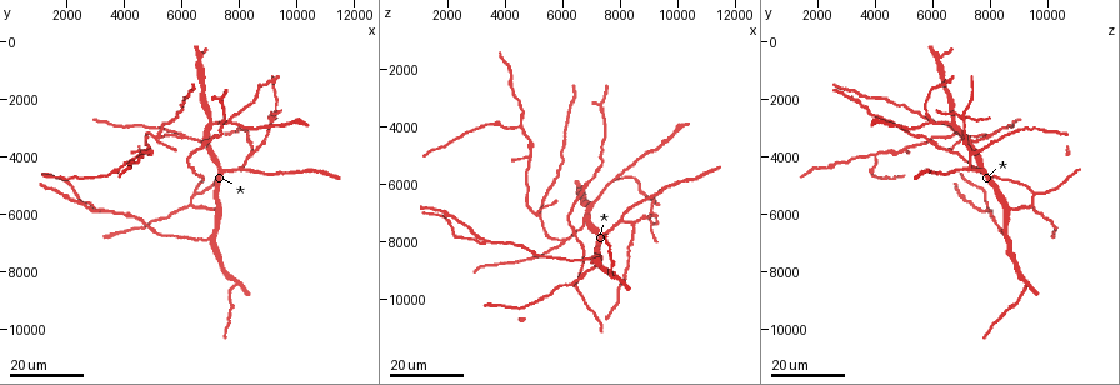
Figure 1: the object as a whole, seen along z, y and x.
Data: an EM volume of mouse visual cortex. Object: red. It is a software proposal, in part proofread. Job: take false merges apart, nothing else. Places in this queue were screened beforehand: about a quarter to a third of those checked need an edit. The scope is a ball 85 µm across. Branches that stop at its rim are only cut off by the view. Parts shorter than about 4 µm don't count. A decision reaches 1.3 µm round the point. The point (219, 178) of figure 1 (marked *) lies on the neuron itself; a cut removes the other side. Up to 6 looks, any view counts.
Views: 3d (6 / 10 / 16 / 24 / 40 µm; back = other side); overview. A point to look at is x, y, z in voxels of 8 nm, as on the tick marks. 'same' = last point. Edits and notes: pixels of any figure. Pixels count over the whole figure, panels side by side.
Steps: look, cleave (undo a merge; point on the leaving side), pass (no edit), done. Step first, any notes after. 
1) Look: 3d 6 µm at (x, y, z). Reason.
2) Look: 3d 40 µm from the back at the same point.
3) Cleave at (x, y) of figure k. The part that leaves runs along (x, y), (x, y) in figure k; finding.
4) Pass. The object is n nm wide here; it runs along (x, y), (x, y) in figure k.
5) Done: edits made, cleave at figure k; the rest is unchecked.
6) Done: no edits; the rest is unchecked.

Look: 3d 24 µm at (7700, 2700, 6000).

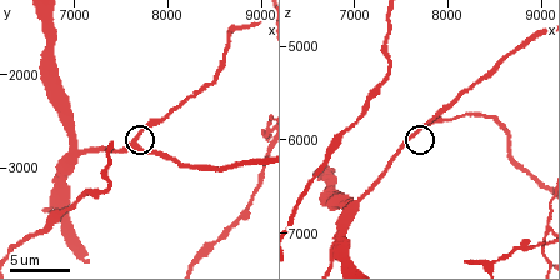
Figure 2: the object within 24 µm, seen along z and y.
Look: 3d 6 µm at (7650, 2700, 5950).

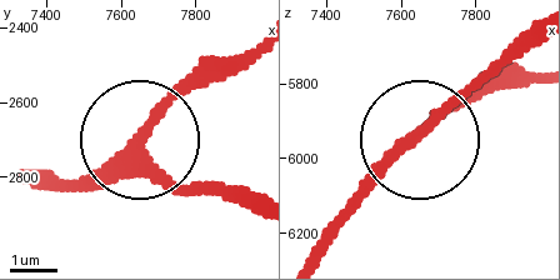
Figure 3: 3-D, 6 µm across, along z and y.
Pass. 3 arms meet here; it runs along (26, 179), (106, 175), (210, 64) in figure 3; one neuron here.

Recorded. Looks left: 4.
Look: 3d 16 µm at (6000, 3300, 8100). Four or more arms meet.

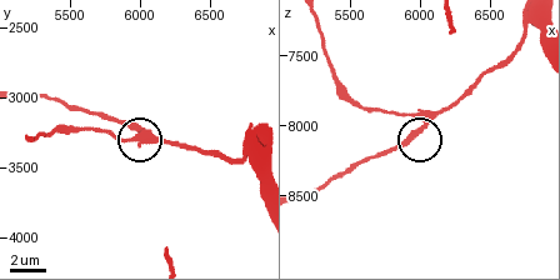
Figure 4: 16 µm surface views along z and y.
Look: 3d 6 µm at (6020, 3240, 7980).

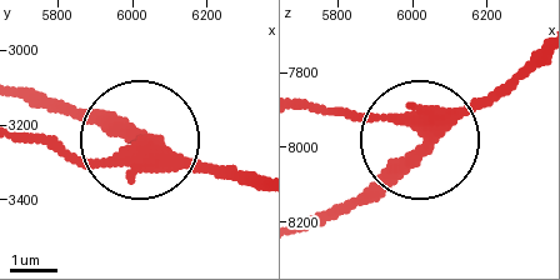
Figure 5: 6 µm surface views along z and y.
Pass. 4 arms meet here; it runs along (249, 185), (165, 165), (50, 101) in figure 5; one neuron here.

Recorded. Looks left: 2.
Look: 3d 24 µm at (5100, 3200, 7100). Four arms meet.

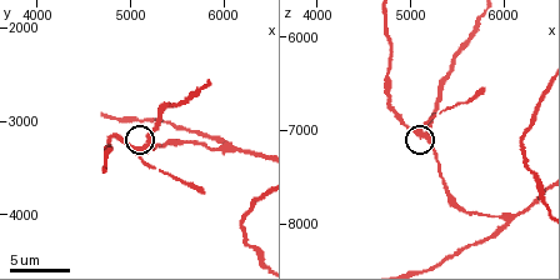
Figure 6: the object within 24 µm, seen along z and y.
Look: 3d 10 µm at (5200, 3250, 7050).

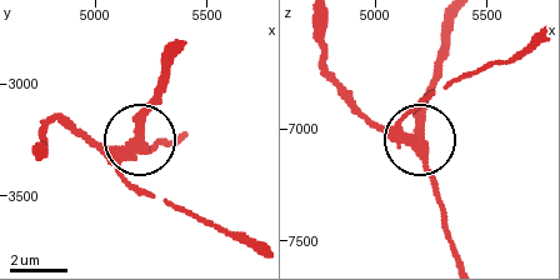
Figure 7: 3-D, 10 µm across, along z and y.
Cleave at (133, 120) of figure 7. The part that leaves runs along (138, 140), (171, 56) in figure 7; a second neuron is stuck on.

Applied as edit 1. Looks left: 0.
Done: edits made, cleave at figure 7; the rest is unchecked.

